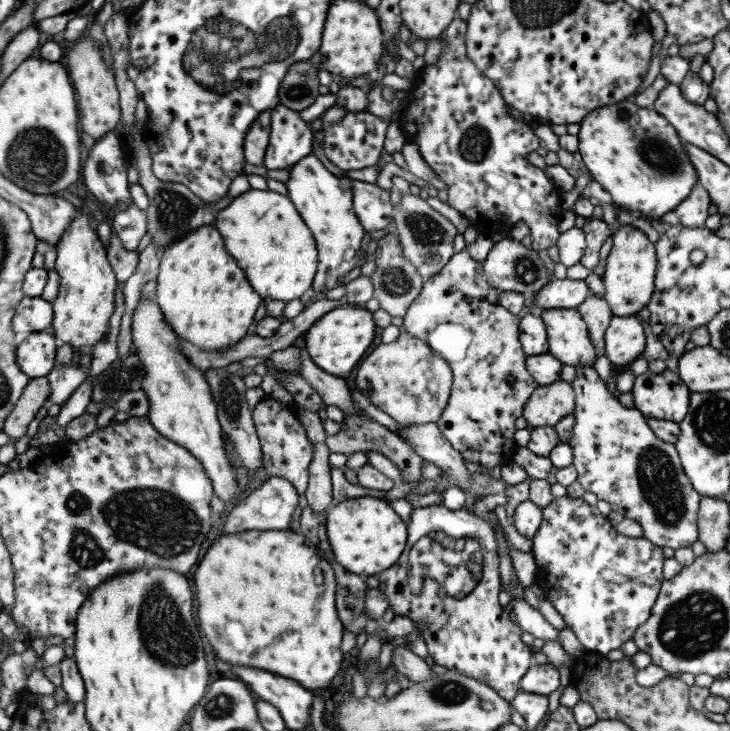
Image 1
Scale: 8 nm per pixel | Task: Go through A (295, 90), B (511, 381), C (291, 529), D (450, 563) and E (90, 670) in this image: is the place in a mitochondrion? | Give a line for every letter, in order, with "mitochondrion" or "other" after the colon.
A: mitochondrion
B: other
C: other
D: mitochondrion
E: other

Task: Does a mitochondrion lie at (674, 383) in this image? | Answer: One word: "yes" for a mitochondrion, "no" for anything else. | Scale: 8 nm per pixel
no

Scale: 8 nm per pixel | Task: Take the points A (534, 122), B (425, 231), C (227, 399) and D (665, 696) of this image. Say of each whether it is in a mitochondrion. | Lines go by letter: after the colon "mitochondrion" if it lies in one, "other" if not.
A: other
B: mitochondrion
C: mitochondrion
D: other

